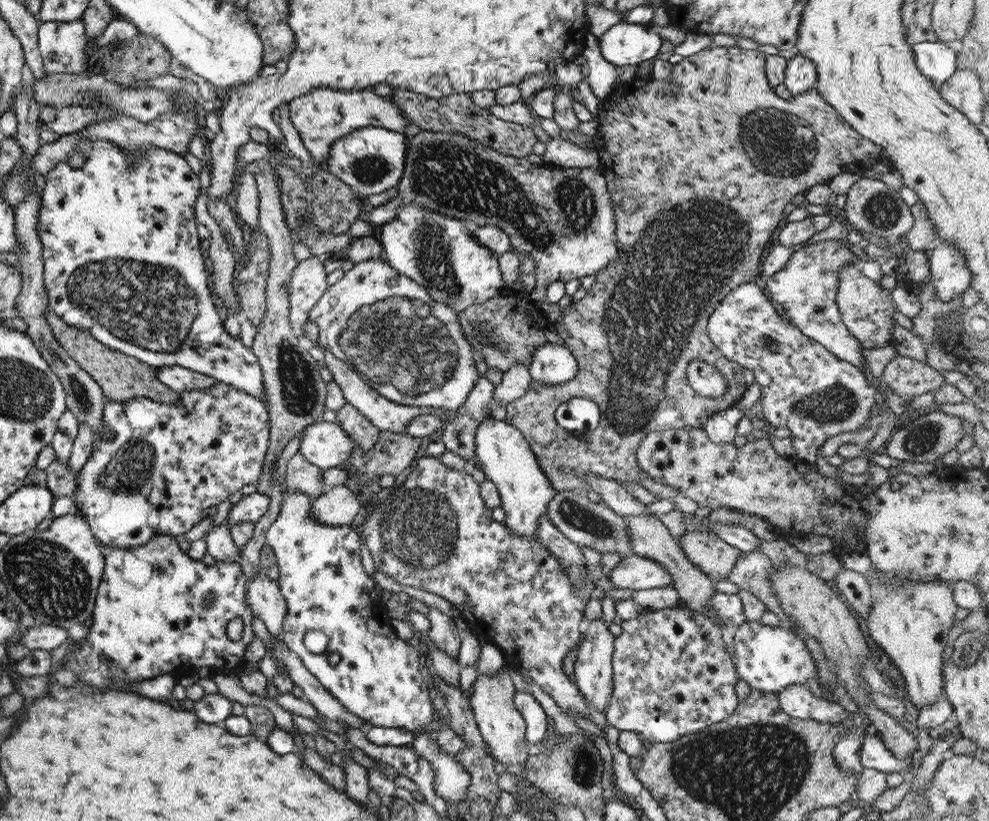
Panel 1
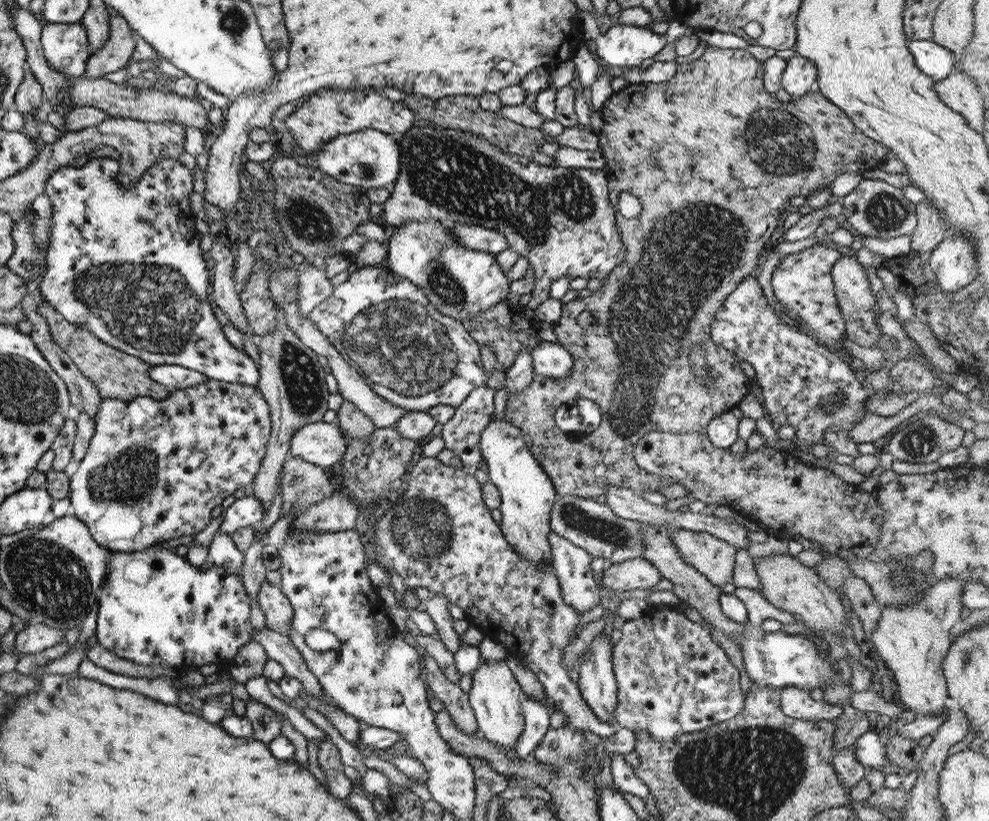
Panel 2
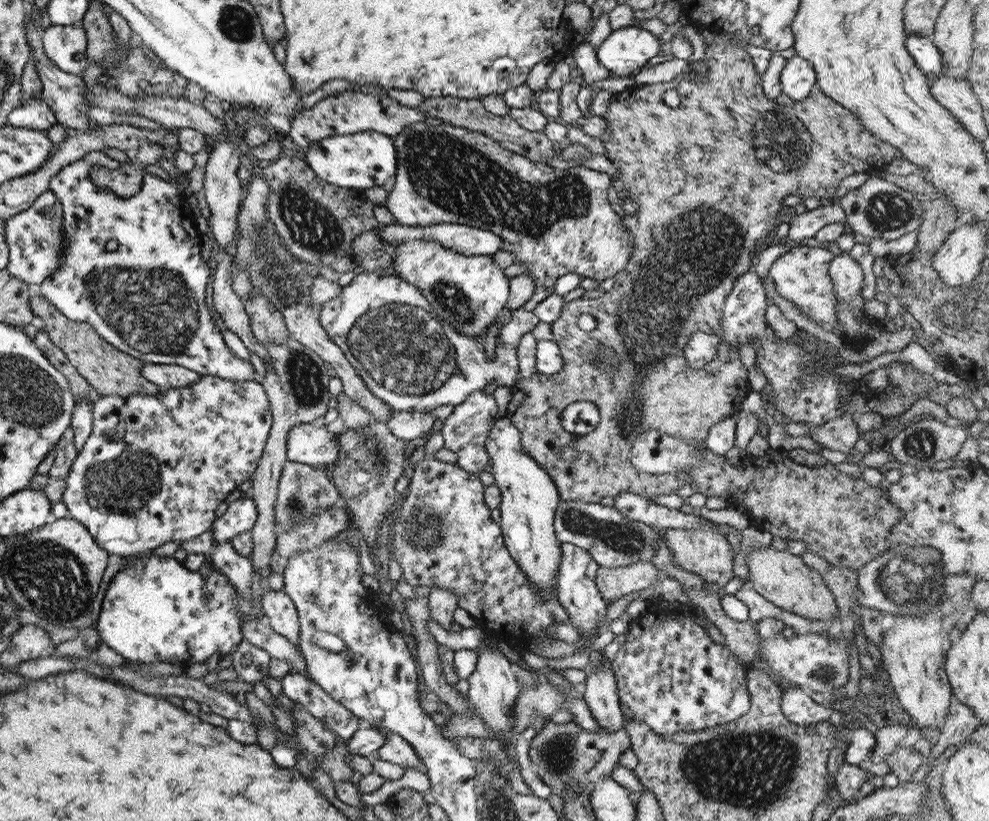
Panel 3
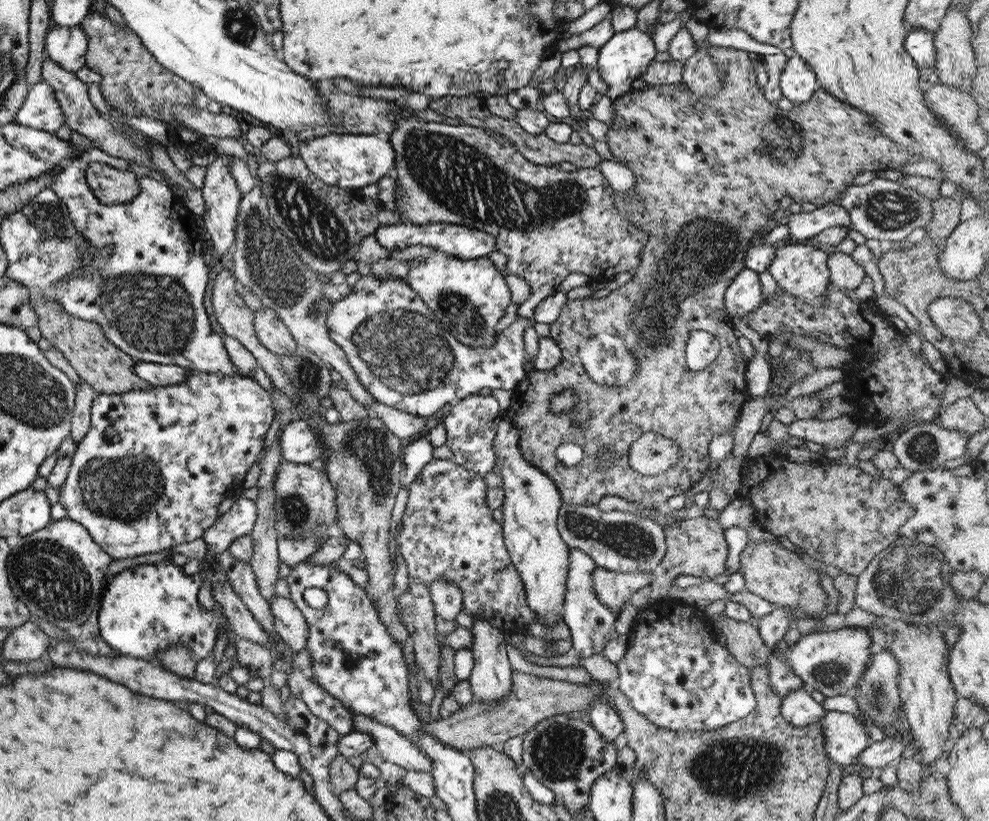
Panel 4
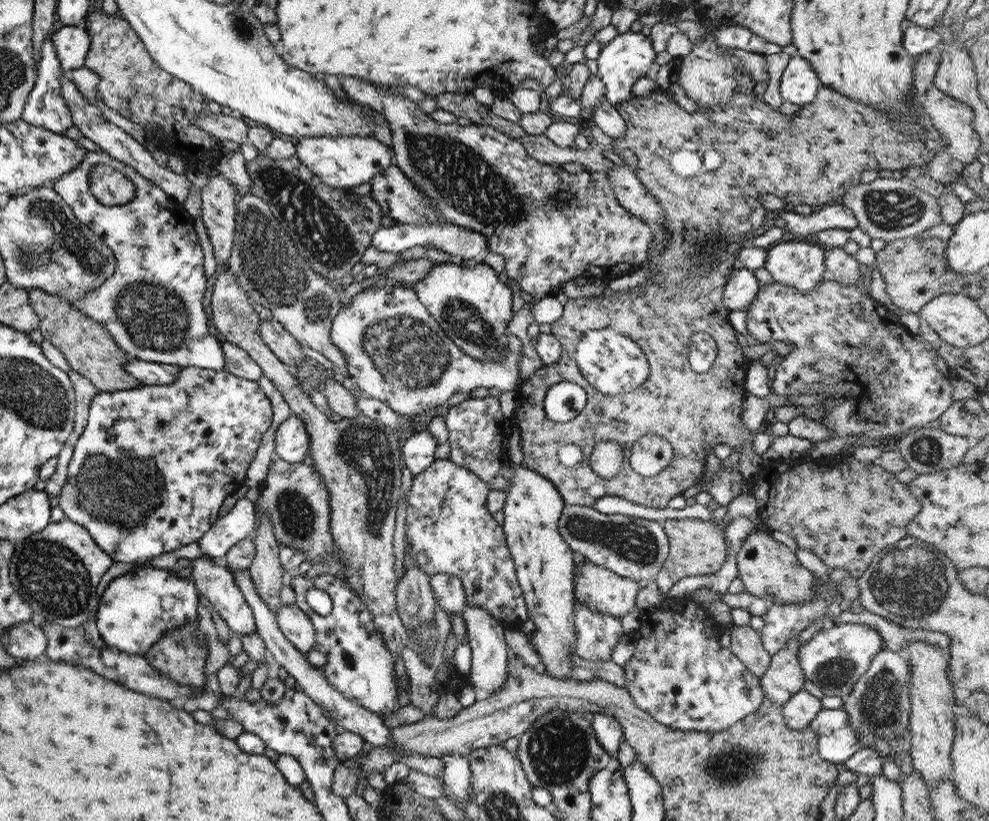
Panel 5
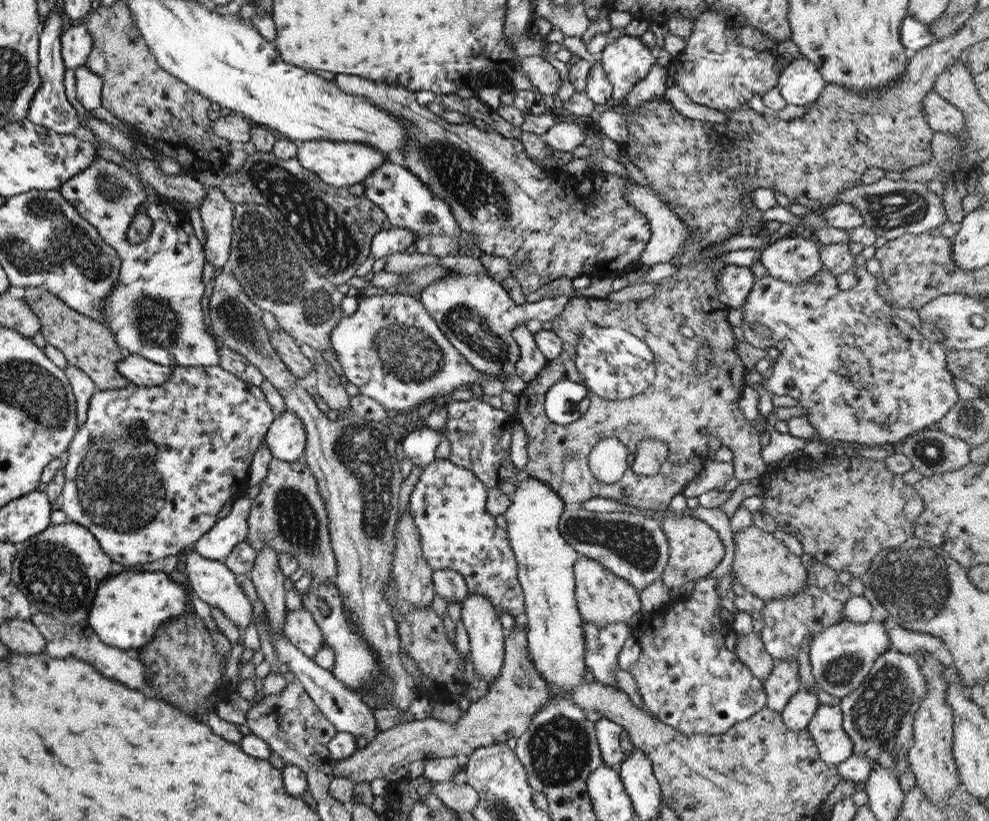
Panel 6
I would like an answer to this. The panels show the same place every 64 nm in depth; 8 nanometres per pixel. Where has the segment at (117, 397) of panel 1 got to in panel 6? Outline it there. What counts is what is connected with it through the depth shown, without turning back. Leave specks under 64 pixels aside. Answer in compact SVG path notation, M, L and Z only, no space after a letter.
M51 293L23 294L22 299L37 316L40 323L39 332L46 344L60 350L68 365L82 370L95 383L99 391L132 385L132 382L125 380L116 371L116 364L123 358L123 354L119 353L119 346L107 326L71 310Z

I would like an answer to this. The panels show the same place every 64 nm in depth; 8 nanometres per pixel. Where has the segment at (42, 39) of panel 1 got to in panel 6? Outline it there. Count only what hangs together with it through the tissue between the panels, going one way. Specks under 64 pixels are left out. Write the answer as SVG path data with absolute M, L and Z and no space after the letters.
M83 24L70 26L60 38L60 57L65 69L84 66L93 41Z

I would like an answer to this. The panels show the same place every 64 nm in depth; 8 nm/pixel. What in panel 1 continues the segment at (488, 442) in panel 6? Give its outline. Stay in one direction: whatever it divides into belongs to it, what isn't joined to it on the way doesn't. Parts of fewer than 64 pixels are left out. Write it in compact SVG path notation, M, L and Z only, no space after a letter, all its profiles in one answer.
M480 377L466 396L465 402L455 411L455 417L442 426L444 448L463 460L475 460L474 432L480 420L488 414L486 406L492 399L494 386Z

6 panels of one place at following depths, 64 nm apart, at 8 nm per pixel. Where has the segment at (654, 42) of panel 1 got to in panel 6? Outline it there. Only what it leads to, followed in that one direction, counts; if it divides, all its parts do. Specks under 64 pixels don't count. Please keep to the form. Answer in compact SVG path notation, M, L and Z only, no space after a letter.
M622 35L610 40L600 53L600 63L612 86L609 105L622 103L624 96L655 63L655 53L641 43L639 36Z

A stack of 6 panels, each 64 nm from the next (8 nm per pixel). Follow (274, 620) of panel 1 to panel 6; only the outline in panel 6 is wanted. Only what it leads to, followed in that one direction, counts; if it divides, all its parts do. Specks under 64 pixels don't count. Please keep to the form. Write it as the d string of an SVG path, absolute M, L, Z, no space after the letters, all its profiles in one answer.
M301 608L287 611L284 617L284 638L307 658L313 659L322 647L323 640L311 613Z

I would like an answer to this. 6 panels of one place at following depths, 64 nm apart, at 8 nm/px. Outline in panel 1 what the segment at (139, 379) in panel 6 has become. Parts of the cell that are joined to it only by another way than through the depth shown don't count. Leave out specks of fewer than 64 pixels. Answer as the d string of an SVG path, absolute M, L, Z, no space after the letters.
M182 366L157 367L155 378L177 393L188 390L203 390L213 386L213 383L216 382L214 378L187 370Z

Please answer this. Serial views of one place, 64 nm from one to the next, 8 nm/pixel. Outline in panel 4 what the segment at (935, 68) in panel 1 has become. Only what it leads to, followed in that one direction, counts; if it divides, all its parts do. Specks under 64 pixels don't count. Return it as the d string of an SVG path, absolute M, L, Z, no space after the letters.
M907 28L903 41L905 52L913 59L920 72L934 70L936 52L933 46L934 33L920 28Z

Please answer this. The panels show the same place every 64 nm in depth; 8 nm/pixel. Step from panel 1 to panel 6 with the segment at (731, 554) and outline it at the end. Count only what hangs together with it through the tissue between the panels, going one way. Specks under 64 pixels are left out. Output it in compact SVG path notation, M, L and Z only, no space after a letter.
M673 514L658 521L668 544L668 561L664 572L660 574L661 582L667 588L677 588L688 580L695 581L705 577L721 562L723 544L706 522L698 520L693 515L681 514Z

